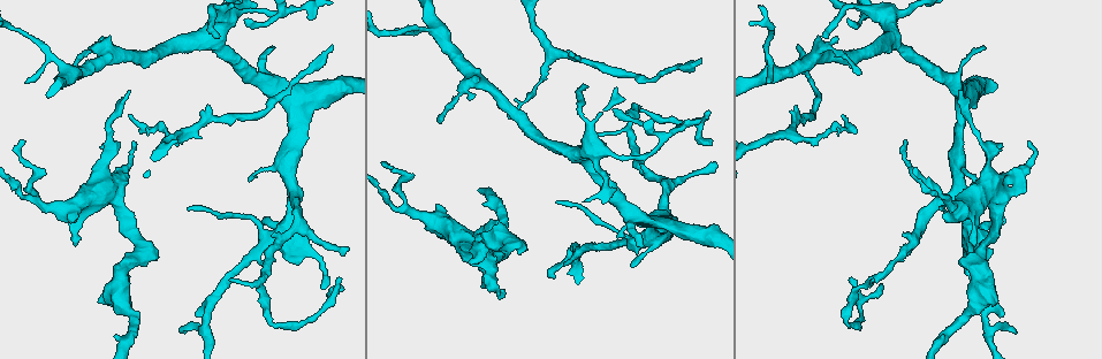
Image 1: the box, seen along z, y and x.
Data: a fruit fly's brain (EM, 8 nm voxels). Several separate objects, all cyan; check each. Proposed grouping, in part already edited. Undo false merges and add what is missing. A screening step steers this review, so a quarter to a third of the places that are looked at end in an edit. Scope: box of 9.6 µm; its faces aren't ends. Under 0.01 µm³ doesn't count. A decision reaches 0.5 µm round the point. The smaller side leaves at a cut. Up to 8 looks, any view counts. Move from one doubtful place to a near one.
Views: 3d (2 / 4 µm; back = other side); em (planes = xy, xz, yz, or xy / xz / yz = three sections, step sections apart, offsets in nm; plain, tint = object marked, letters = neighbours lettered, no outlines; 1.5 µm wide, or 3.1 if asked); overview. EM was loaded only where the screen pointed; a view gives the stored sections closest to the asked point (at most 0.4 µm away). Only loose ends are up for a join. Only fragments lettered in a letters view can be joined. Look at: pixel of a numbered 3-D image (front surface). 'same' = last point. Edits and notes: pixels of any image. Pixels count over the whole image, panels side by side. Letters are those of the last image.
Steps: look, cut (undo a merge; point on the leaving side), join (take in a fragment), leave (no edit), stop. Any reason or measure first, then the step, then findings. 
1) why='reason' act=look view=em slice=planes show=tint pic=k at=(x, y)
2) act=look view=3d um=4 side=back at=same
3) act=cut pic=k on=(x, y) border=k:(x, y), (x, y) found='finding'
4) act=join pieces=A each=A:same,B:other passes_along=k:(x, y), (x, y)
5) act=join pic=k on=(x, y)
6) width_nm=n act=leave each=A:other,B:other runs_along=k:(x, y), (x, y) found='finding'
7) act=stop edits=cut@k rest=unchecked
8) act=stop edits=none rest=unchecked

act=look view=3d um=2 pic=1 at=(852, 126)

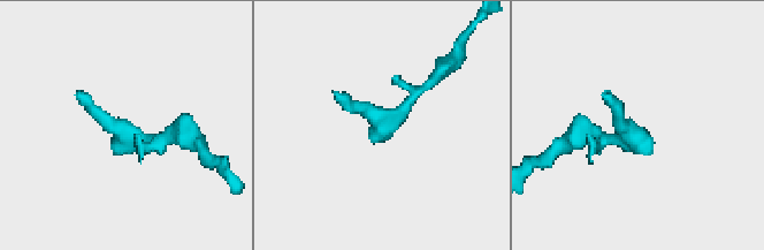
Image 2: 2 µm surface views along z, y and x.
act=look view=em slice=planes show=tint pic=2 at=(631, 136)

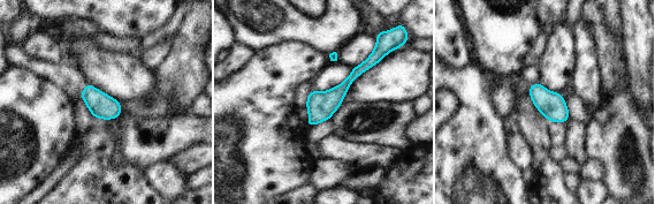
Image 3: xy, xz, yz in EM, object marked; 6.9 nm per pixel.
why='what lies round it' act=look view=em slice=planes show=letters at=same

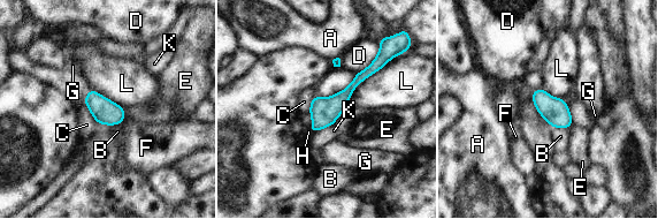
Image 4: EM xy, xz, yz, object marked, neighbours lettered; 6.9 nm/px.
width_nm=180 act=leave each=A:other,B:other,C:other,D:other,E:other,F:other,G:other,H:other,K:other,L:other runs_along=4:(380, 65), (364, 74), (313, 127) found='all the same neuron'

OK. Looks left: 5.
why='tapers out' act=look view=3d um=2 pic=1 at=(25, 140)

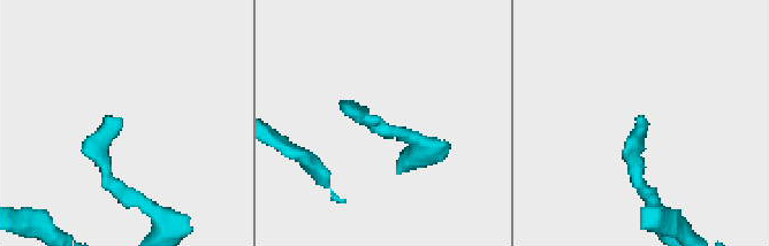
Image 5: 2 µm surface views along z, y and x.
why='now the EM' act=look view=em slice=yz step=4 show=tint pic=5 at=(377, 122)

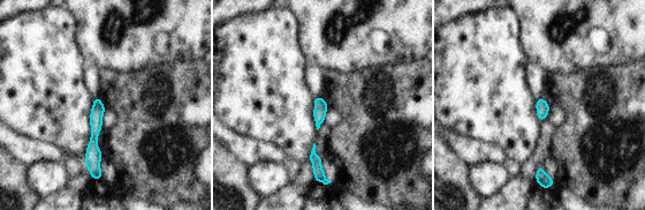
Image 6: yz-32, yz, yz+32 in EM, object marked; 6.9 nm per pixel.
act=look view=em slice=planes show=letters at=same

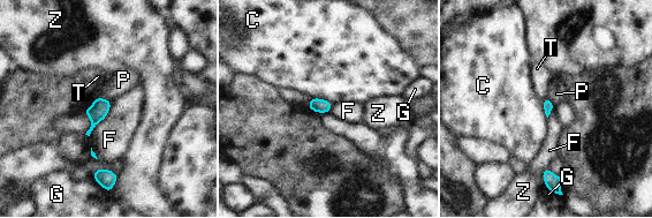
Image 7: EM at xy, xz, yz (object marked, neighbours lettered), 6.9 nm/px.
act=leave each=C:other,F:other,G:other,P:other,T:other,Z:other border=7:(112, 102), (108, 113), (89, 136) found='no lettered fragment goes on from it'

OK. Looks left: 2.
why='an open end' act=look view=em slice=planes show=letters pic=1 at=(216, 36)

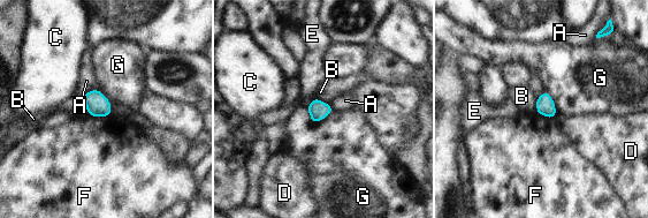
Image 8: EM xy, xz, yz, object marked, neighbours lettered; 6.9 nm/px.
longest_contact=G:200nm act=leave each=A:other,B:other,C:other,D:other,E:other,F:other,G:other border=8:(86, 113), (93, 117), (111, 115) found='none of them fits'

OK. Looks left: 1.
act=stop edits=none rest=unchecked

